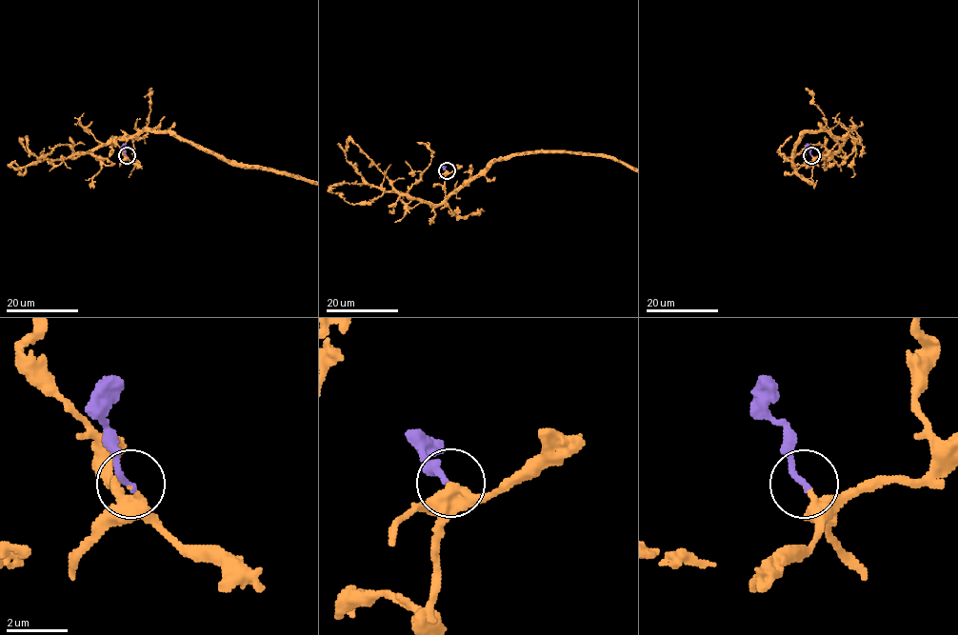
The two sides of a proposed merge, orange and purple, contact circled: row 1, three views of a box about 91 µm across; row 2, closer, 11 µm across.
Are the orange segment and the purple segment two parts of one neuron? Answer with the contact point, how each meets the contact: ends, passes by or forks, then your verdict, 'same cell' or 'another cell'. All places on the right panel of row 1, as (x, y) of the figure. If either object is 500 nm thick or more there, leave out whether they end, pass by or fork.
(811, 155) | orange ends | purple ends | same cell

